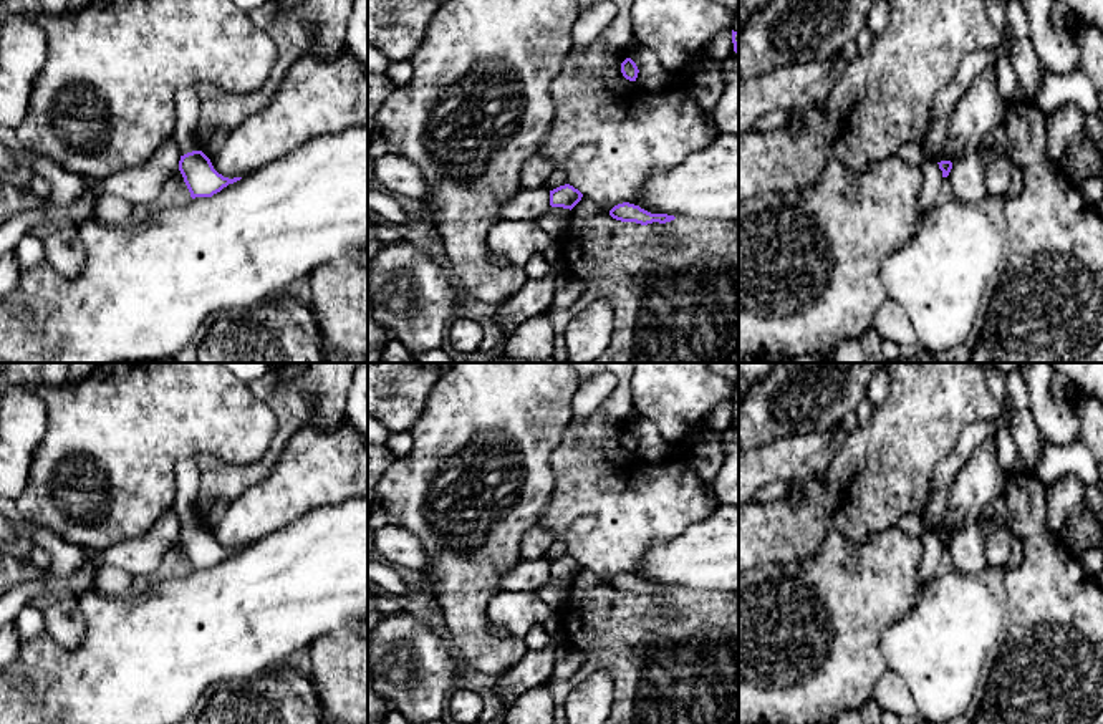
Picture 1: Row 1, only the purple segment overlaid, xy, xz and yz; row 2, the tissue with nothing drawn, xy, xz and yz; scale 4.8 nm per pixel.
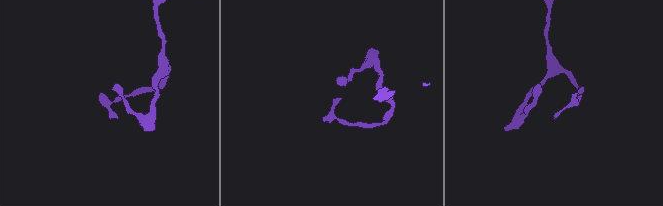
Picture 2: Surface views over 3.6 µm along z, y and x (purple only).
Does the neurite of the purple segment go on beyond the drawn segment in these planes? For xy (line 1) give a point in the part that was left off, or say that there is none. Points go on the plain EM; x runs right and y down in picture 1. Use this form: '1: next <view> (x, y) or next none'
1: next none

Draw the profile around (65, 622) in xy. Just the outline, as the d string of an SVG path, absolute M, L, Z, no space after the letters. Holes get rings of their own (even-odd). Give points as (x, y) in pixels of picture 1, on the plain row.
M60 596L43 610L46 633L61 646L75 651L83 643L88 625L81 611L81 596Z

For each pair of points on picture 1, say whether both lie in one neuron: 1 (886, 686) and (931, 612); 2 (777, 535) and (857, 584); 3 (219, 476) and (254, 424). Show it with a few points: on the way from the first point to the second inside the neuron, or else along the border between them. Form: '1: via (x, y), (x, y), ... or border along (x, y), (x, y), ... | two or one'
1: border along (888, 668), (901, 678), (916, 706) | two
2: border along (847, 537), (832, 532), (810, 557), (774, 564) | two
3: border along (264, 451), (247, 464), (194, 458) | two

